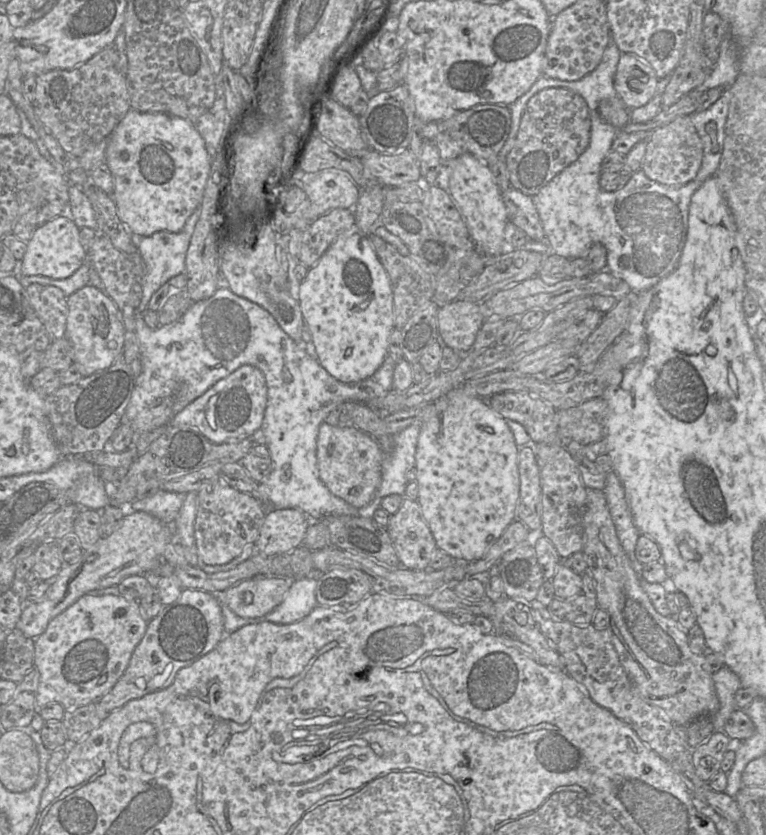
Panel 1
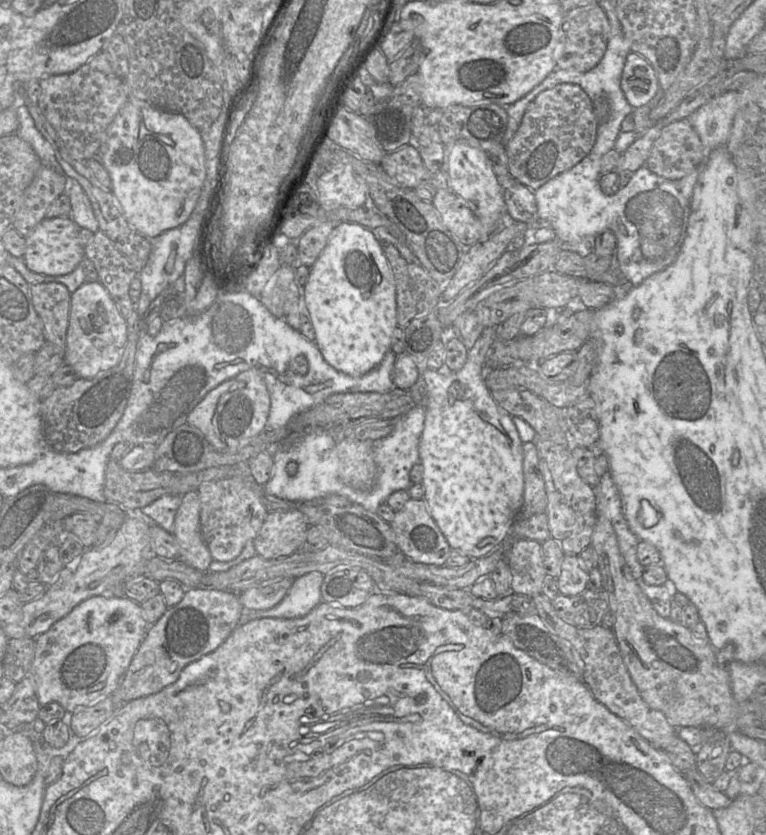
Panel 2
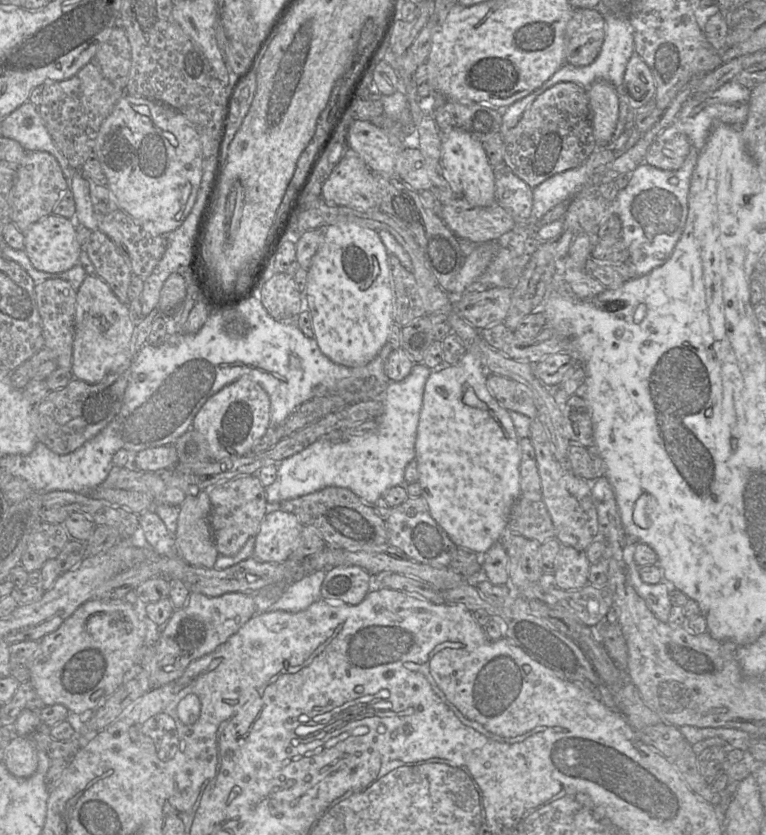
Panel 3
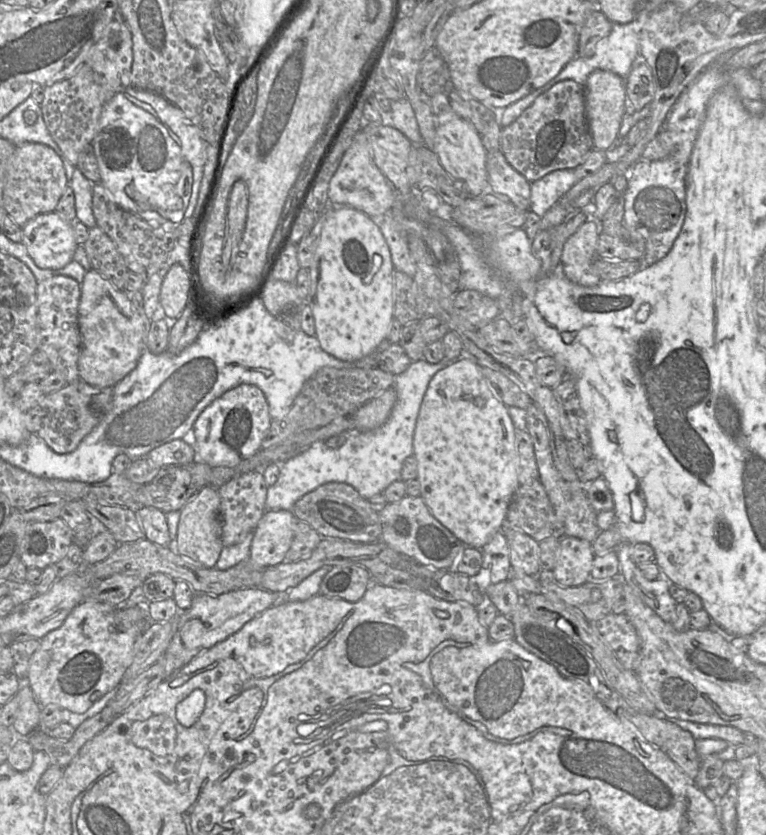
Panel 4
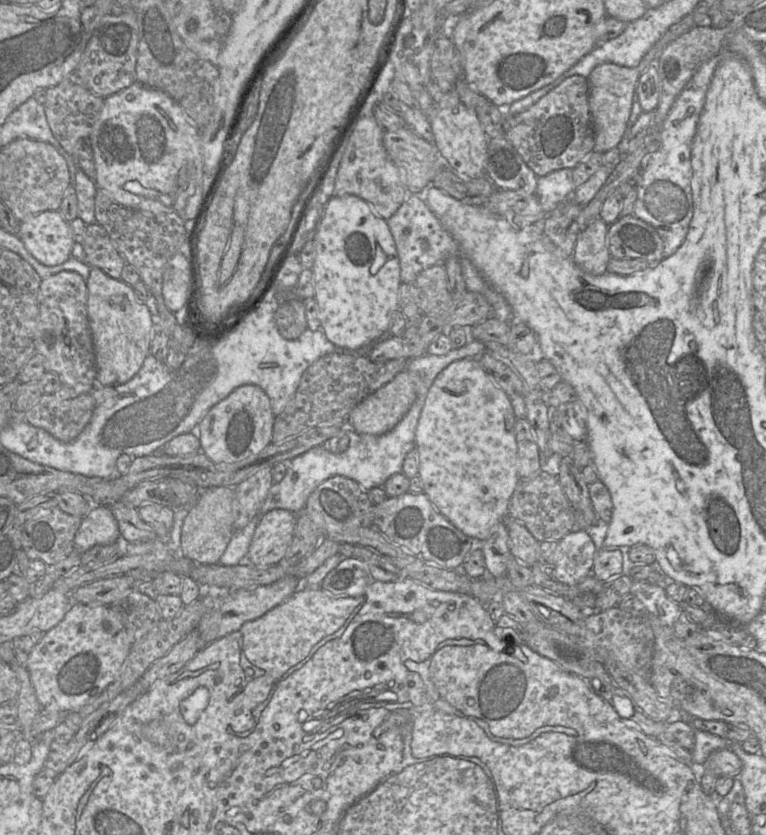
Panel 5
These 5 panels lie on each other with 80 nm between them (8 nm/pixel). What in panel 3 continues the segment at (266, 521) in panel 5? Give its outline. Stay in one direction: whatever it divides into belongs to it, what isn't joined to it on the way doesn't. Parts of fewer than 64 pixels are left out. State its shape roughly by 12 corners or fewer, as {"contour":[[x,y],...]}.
{"contour":[[270,508],[253,557],[284,562],[292,556],[302,524]]}

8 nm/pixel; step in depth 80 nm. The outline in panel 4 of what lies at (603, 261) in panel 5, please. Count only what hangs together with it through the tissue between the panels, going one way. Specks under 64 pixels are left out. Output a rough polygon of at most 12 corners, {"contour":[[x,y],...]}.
{"contour":[[589,218],[564,244],[560,273],[594,287],[600,224]]}

